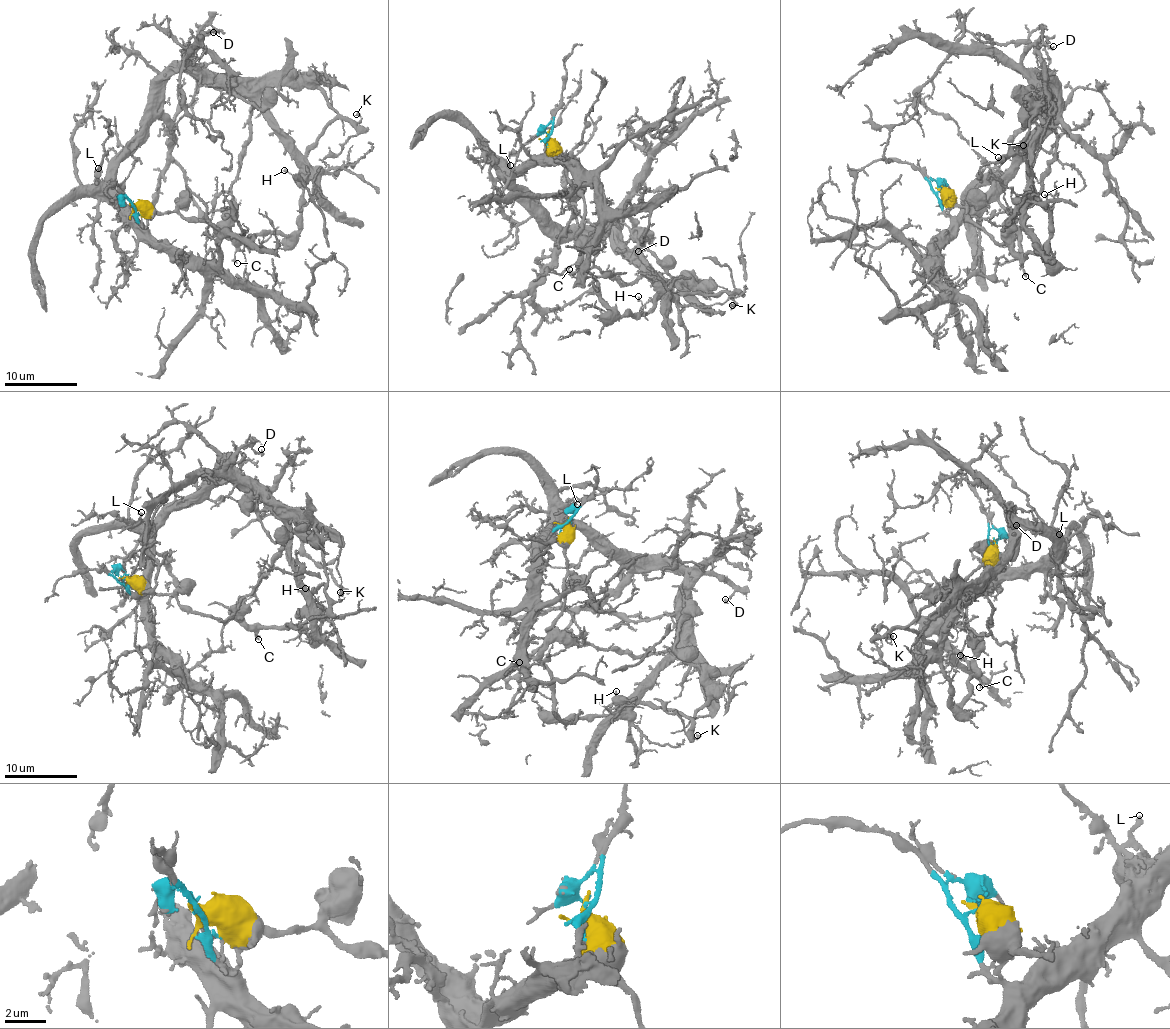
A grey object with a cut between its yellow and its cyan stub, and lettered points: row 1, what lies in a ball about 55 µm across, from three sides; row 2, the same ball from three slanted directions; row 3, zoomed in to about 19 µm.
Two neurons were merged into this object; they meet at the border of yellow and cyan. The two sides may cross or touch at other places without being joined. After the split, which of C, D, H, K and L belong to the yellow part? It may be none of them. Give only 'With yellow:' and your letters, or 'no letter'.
With yellow: C, H, K

